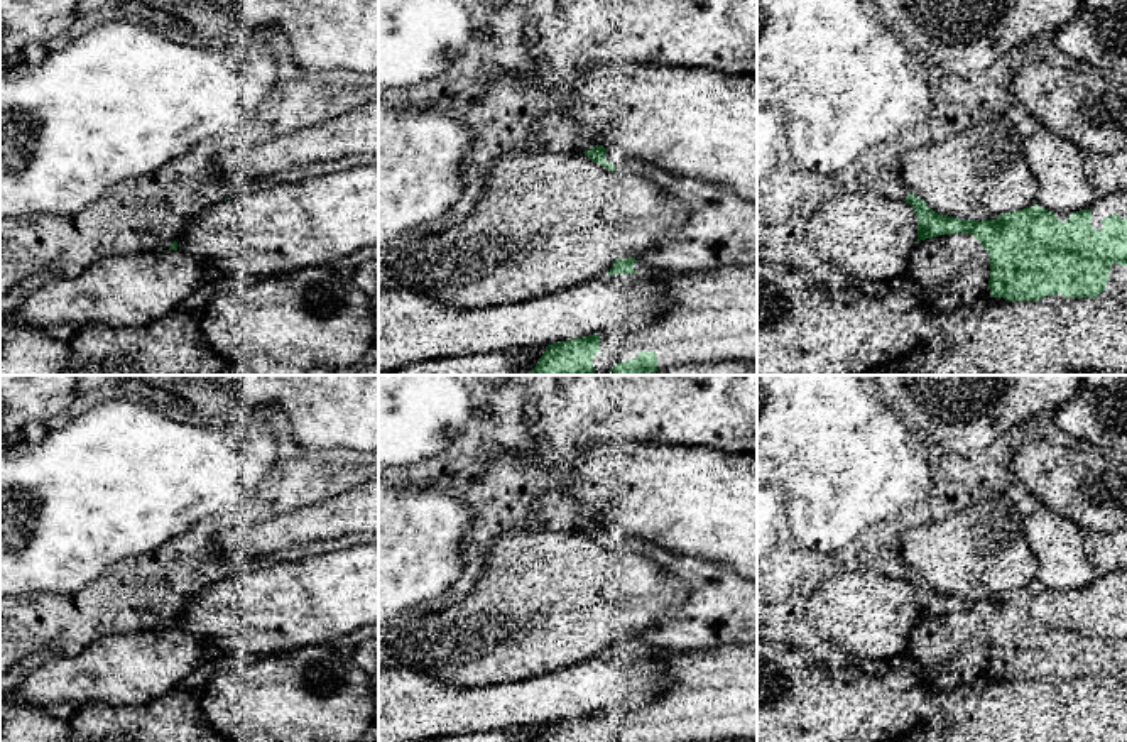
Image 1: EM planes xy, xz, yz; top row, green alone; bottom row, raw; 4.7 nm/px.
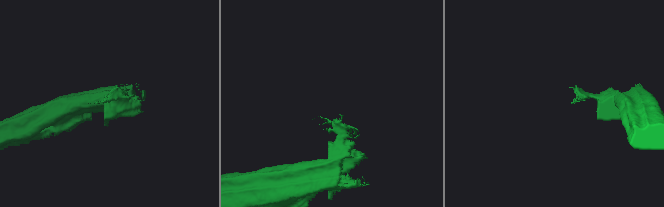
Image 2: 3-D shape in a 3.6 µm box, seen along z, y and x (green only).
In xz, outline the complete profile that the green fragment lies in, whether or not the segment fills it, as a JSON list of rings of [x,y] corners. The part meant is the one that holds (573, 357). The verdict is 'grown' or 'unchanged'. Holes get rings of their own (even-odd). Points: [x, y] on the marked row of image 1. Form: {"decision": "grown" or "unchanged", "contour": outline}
{"decision": "grown", "contour": [[[735,264],[710,270],[669,272],[667,294],[674,306],[649,325],[547,345],[531,375],[591,375],[610,370],[615,375],[644,375],[694,362],[757,360],[757,265]]]}

